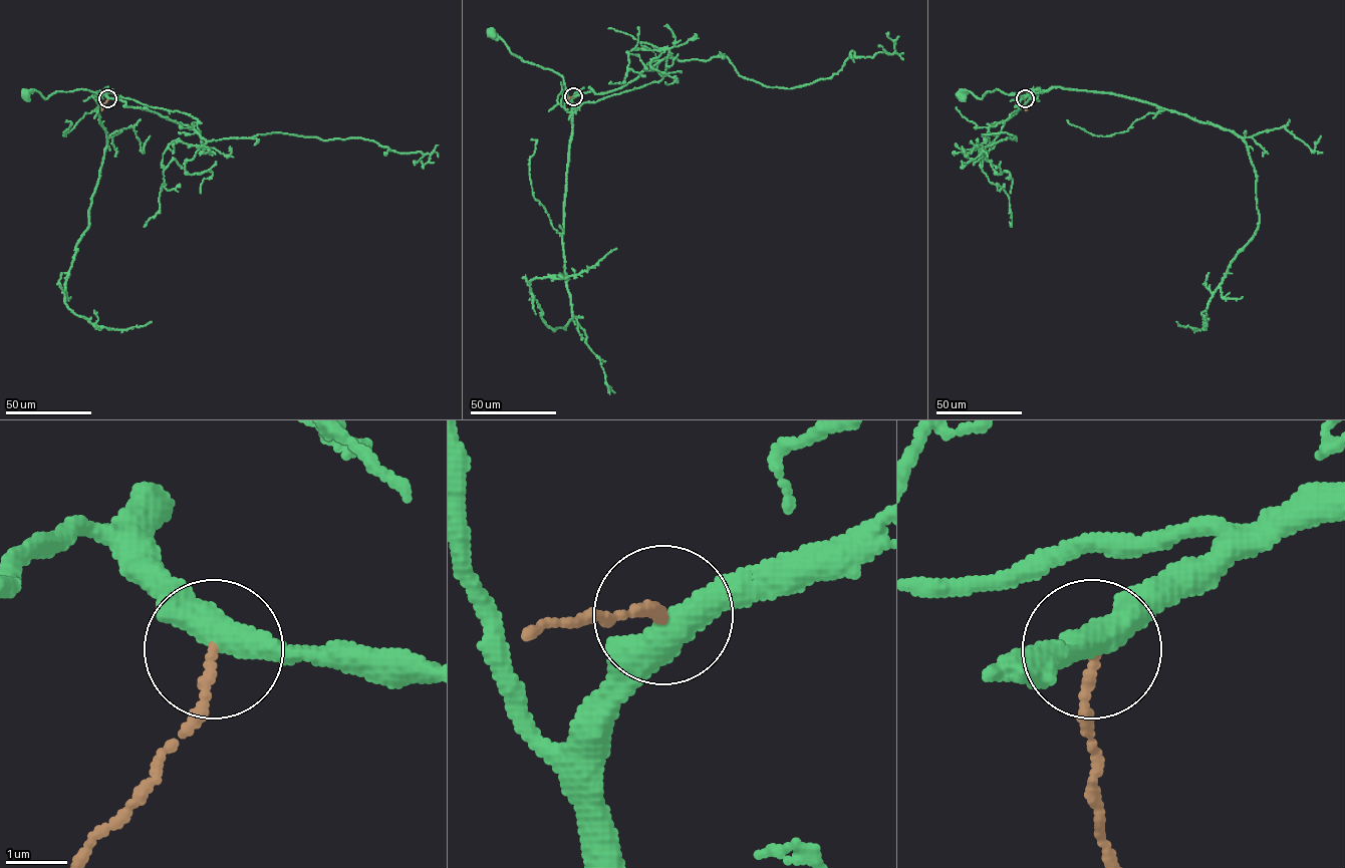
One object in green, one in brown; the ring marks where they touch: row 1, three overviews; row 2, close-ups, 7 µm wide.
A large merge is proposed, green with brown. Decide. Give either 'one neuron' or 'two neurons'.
two neurons

